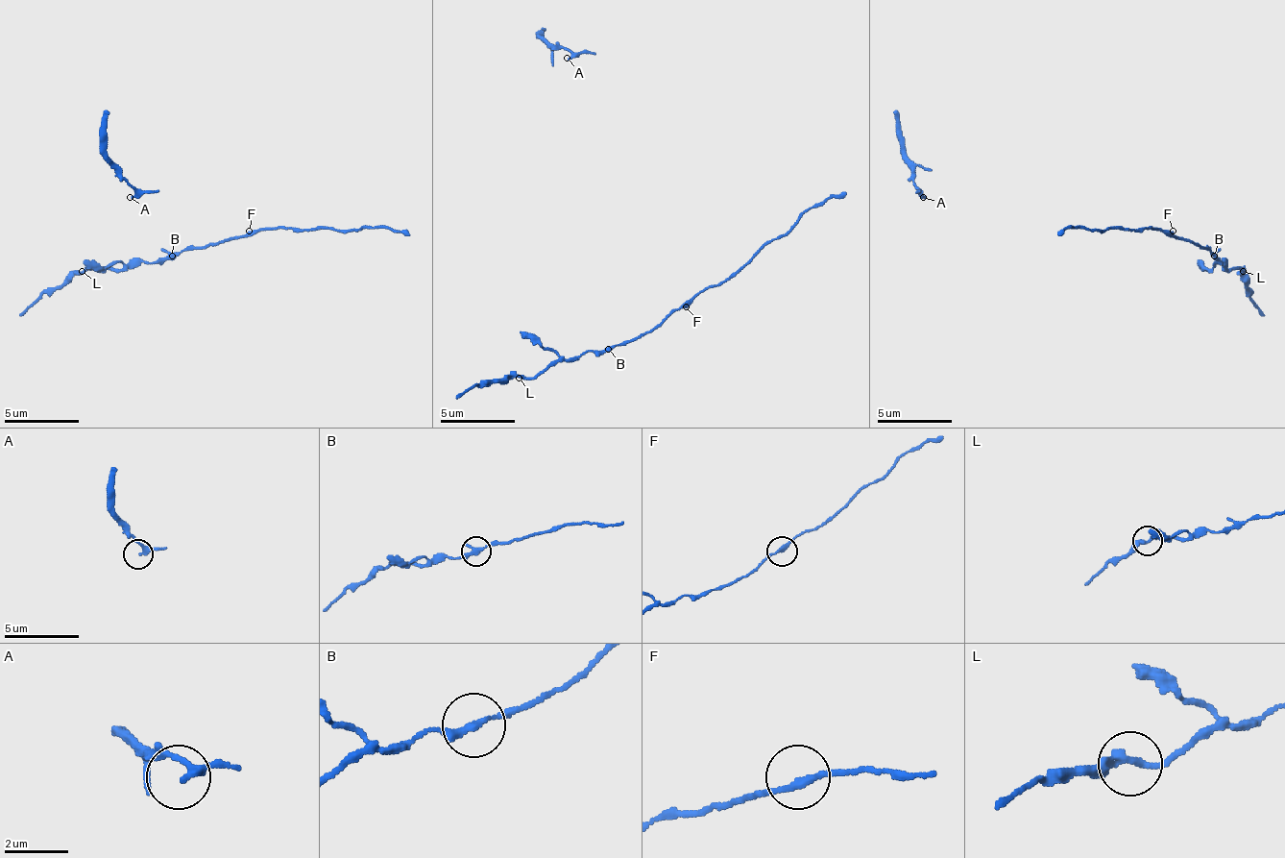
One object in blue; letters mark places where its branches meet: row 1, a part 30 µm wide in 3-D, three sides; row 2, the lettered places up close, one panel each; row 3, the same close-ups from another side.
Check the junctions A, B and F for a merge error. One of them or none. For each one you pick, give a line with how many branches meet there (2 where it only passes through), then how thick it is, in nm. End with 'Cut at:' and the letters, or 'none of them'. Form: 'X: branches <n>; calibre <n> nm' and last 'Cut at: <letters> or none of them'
B: branches 2; calibre 240 nm
Cut at: B

